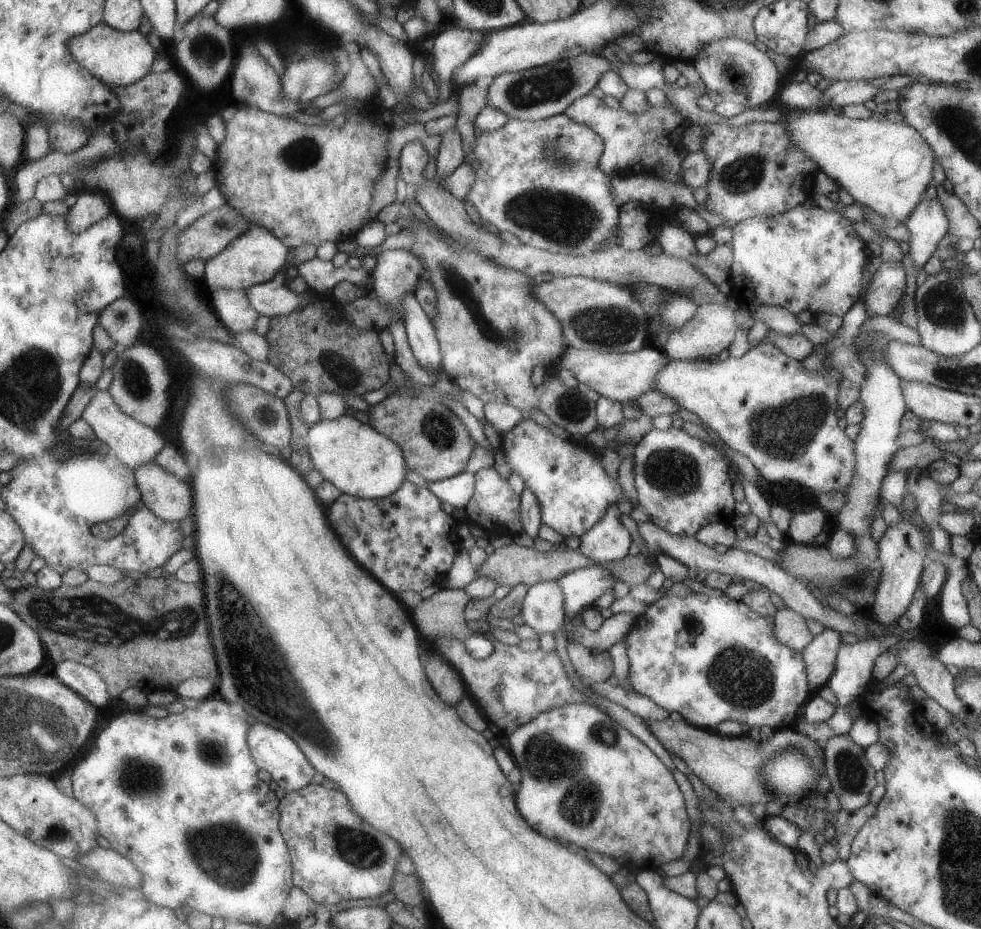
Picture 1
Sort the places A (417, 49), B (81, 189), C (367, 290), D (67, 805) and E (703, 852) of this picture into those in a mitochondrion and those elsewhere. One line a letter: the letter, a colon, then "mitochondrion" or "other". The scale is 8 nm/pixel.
A: other
B: other
C: other
D: other
E: other

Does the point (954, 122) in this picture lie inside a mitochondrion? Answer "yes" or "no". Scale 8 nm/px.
yes

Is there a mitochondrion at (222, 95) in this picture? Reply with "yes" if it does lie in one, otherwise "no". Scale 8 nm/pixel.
no

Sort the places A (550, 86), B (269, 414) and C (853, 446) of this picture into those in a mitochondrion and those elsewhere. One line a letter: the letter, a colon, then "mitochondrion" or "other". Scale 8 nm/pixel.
A: mitochondrion
B: mitochondrion
C: other

